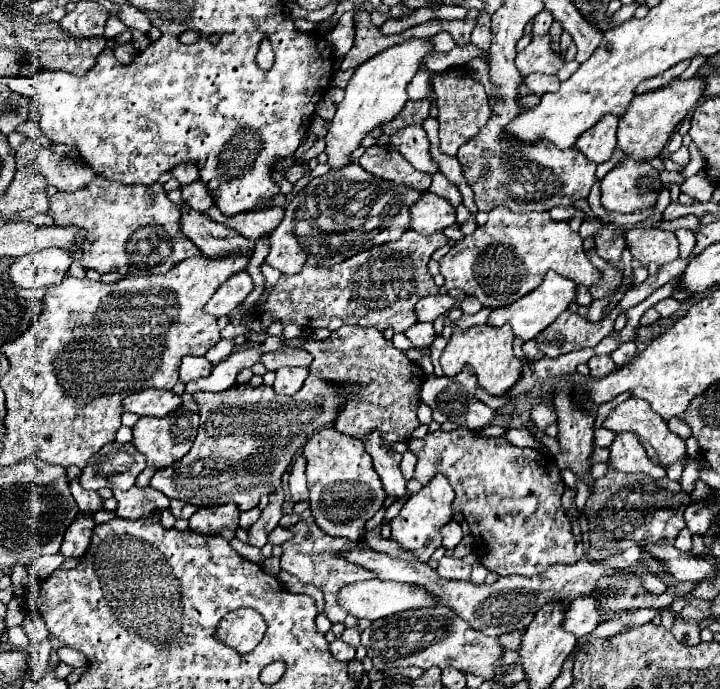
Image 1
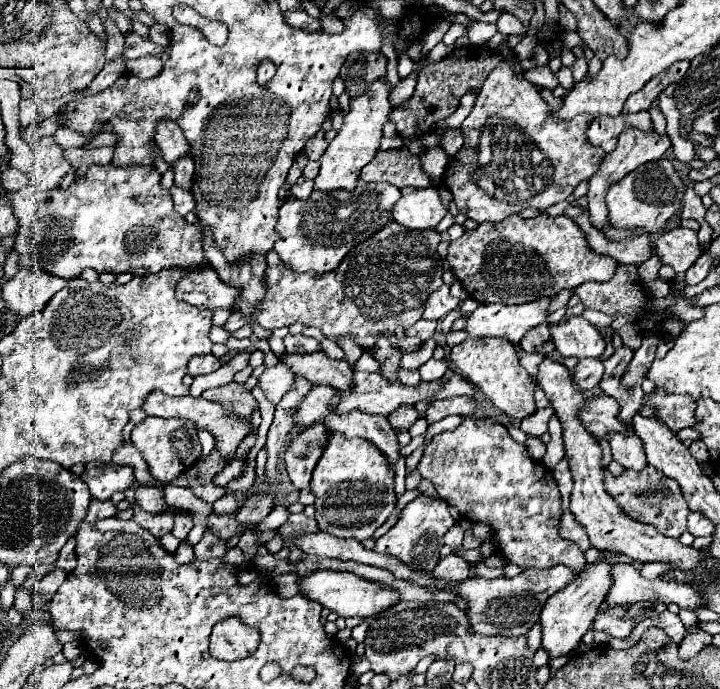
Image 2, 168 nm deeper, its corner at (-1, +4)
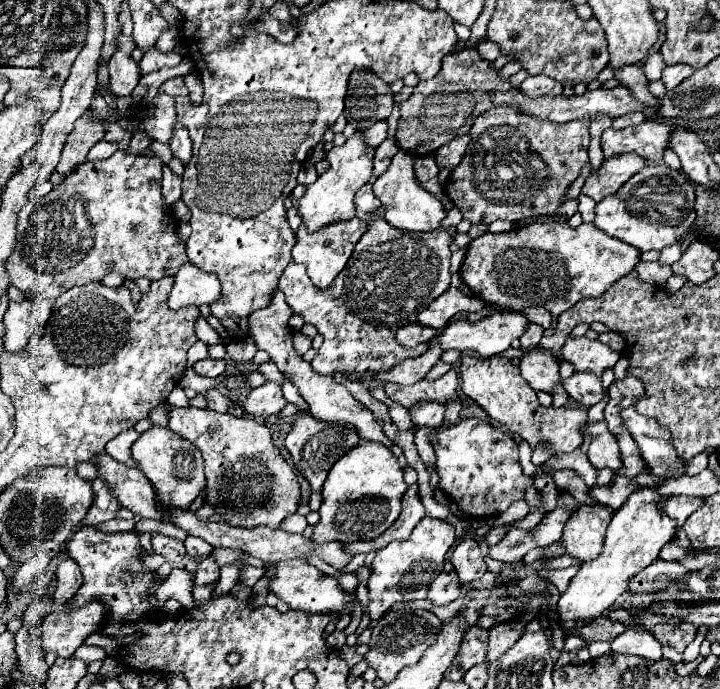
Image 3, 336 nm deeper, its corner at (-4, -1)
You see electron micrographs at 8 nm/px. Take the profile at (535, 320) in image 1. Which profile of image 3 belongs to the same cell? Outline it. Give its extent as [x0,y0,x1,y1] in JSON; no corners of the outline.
[432,313,528,357]

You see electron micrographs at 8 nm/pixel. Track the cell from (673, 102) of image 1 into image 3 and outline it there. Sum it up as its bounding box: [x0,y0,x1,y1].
[582,153,646,201]

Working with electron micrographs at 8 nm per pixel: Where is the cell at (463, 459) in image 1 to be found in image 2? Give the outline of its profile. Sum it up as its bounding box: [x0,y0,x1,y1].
[417,418,585,570]

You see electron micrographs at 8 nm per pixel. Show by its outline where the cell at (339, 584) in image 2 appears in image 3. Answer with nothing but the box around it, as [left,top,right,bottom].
[264,559,354,611]

